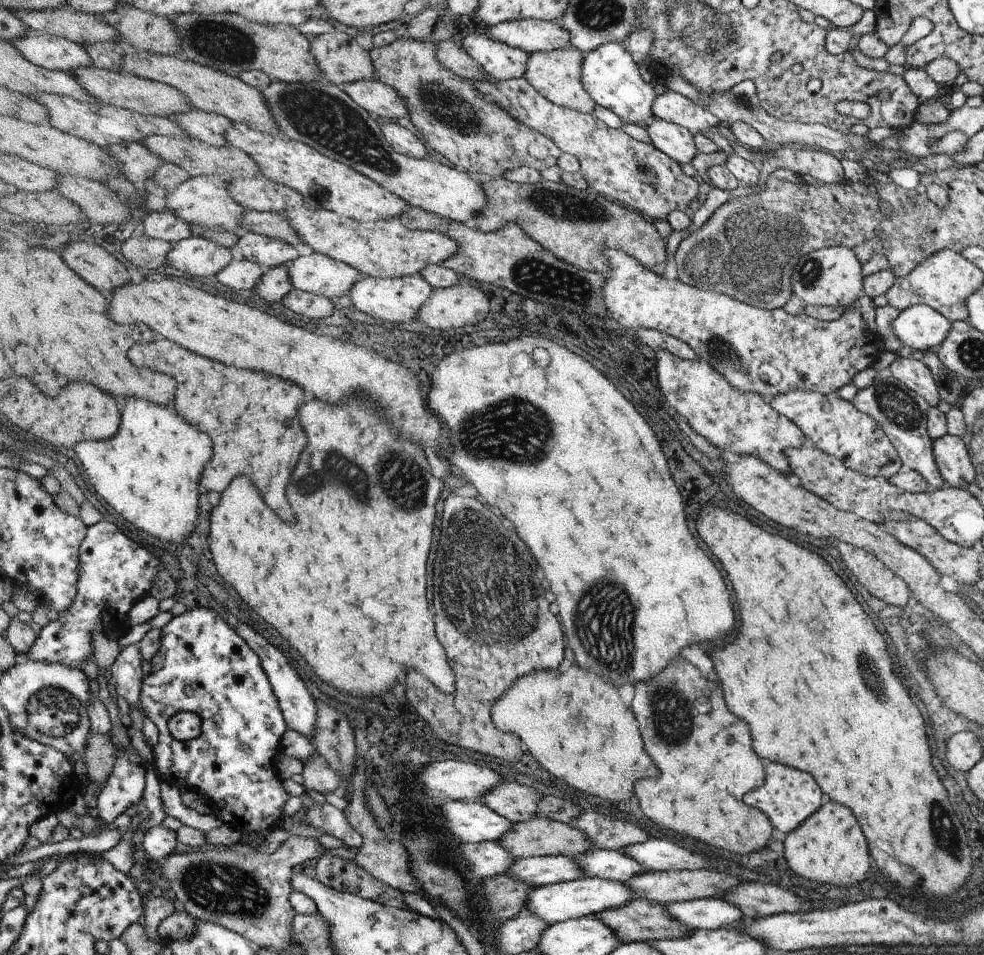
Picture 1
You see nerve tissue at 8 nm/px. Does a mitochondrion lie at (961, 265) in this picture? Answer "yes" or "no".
no

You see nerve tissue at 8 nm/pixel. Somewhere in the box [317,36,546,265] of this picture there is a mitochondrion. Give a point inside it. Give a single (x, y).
(448, 106)

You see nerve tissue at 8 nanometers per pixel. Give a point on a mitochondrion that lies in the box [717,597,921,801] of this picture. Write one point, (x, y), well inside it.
(871, 675)

